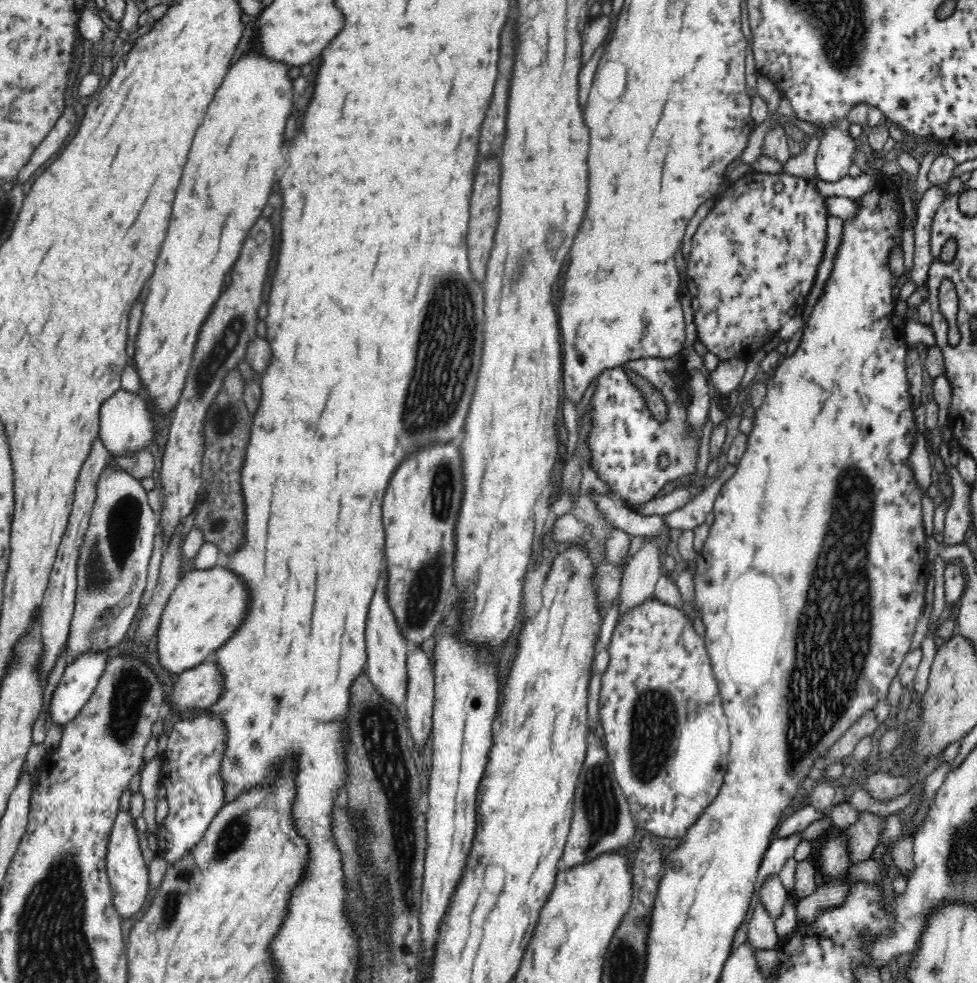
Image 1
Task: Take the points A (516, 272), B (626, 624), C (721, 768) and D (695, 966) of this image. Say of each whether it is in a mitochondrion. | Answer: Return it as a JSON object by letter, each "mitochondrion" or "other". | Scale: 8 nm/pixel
{"A":"mitochondrion","B":"other","C":"other","D":"other"}

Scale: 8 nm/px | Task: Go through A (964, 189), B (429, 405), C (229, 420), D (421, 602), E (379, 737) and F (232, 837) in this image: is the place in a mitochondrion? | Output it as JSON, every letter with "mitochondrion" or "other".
{"A":"other","B":"mitochondrion","C":"mitochondrion","D":"mitochondrion","E":"mitochondrion","F":"mitochondrion"}

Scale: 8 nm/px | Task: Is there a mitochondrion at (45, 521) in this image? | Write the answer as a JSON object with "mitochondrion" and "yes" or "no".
{"mitochondrion":"no"}

